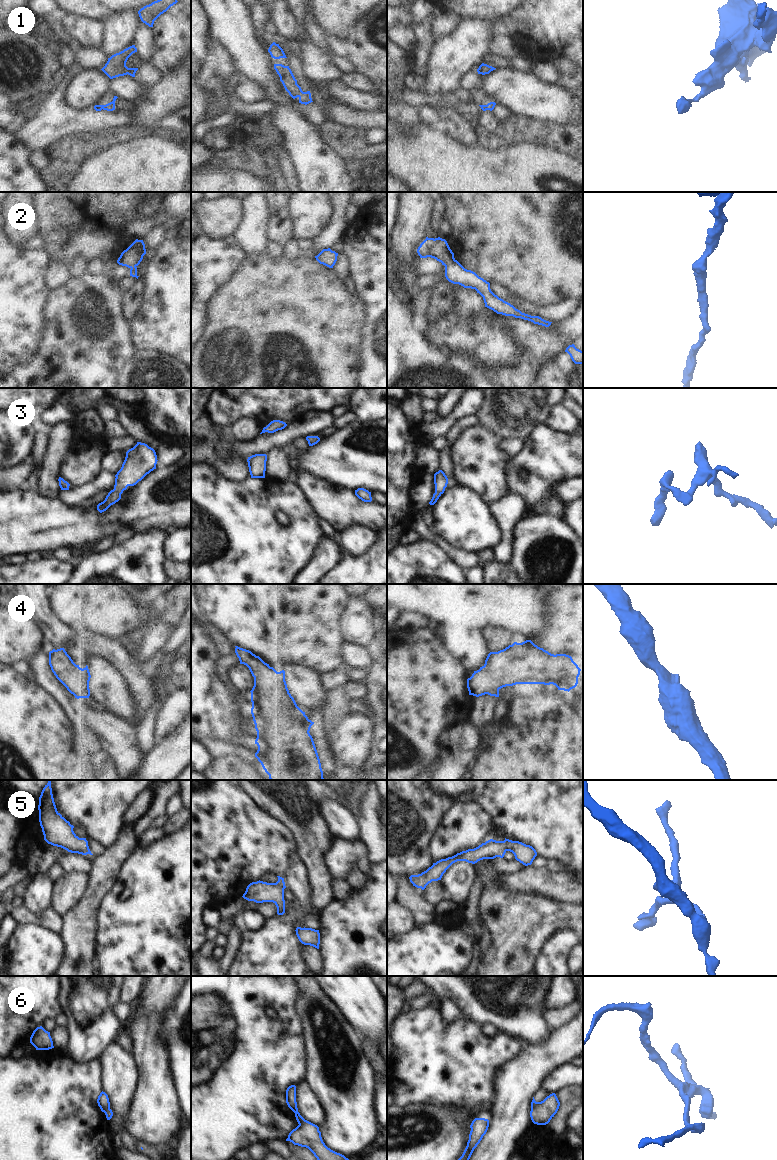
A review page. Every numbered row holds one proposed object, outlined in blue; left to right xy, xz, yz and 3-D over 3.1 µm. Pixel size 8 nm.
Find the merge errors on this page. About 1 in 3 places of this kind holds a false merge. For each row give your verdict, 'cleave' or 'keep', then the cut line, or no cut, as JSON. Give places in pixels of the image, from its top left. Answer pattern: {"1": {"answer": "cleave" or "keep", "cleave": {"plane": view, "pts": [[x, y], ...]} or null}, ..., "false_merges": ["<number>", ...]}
{"1": {"answer": "keep", "cleave": null}, "2": {"answer": "keep", "cleave": null}, "3": {"answer": "keep", "cleave": null}, "4": {"answer": "keep", "cleave": null}, "5": {"answer": "keep", "cleave": null}, "6": {"answer": "cleave", "cleave": {"plane": "xz", "pts": [[304, 1119], [299, 1124]]}}, "false_merges": ["6"]}

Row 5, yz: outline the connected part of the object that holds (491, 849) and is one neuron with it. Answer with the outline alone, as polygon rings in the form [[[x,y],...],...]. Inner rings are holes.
[[[506,838],[504,841],[490,839],[474,849],[468,849],[452,857],[441,859],[433,863],[431,867],[421,874],[411,875],[409,879],[413,886],[424,890],[432,881],[441,880],[446,870],[457,861],[466,861],[475,864],[483,859],[503,858],[507,851],[512,852],[515,859],[525,866],[531,865],[537,856],[537,852],[532,846],[522,842]]]

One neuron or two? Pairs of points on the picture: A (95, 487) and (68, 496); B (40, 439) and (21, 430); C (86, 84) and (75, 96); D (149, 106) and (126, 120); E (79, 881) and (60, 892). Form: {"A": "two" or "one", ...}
{"A": "one", "B": "two", "C": "one", "D": "two", "E": "one"}

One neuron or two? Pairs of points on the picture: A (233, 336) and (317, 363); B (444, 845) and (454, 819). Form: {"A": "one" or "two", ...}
{"A": "one", "B": "one"}

